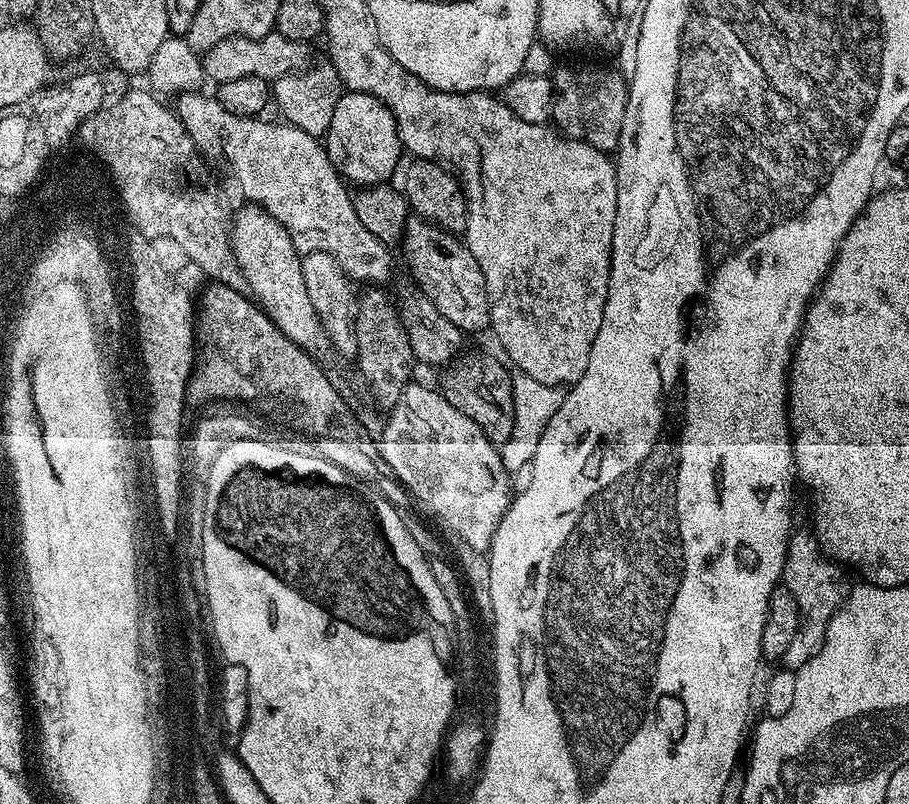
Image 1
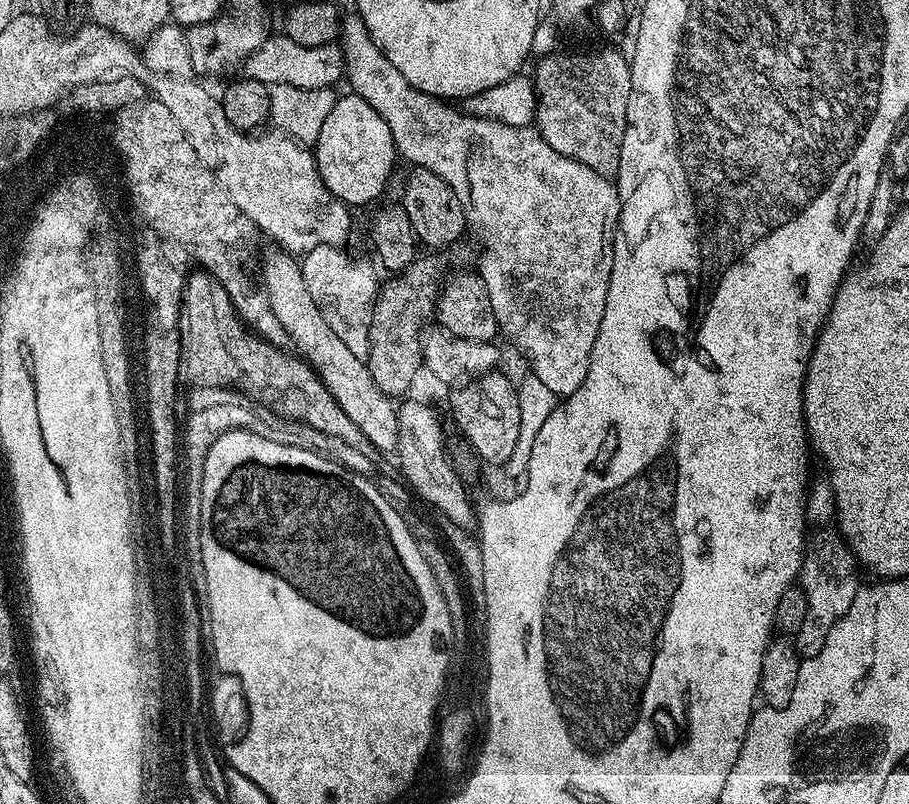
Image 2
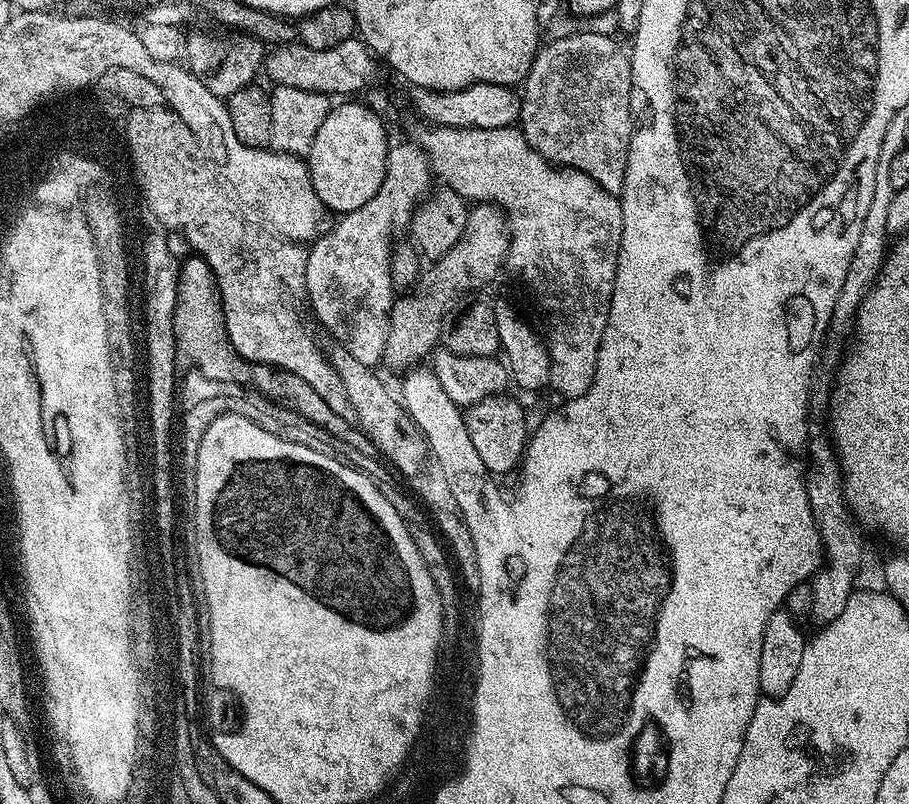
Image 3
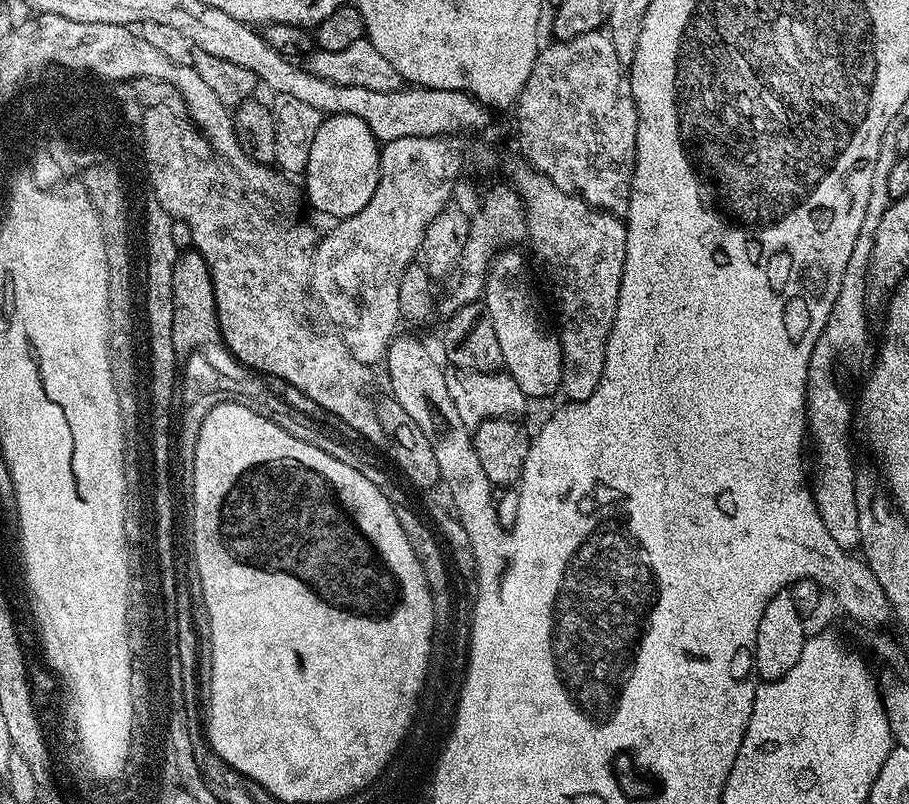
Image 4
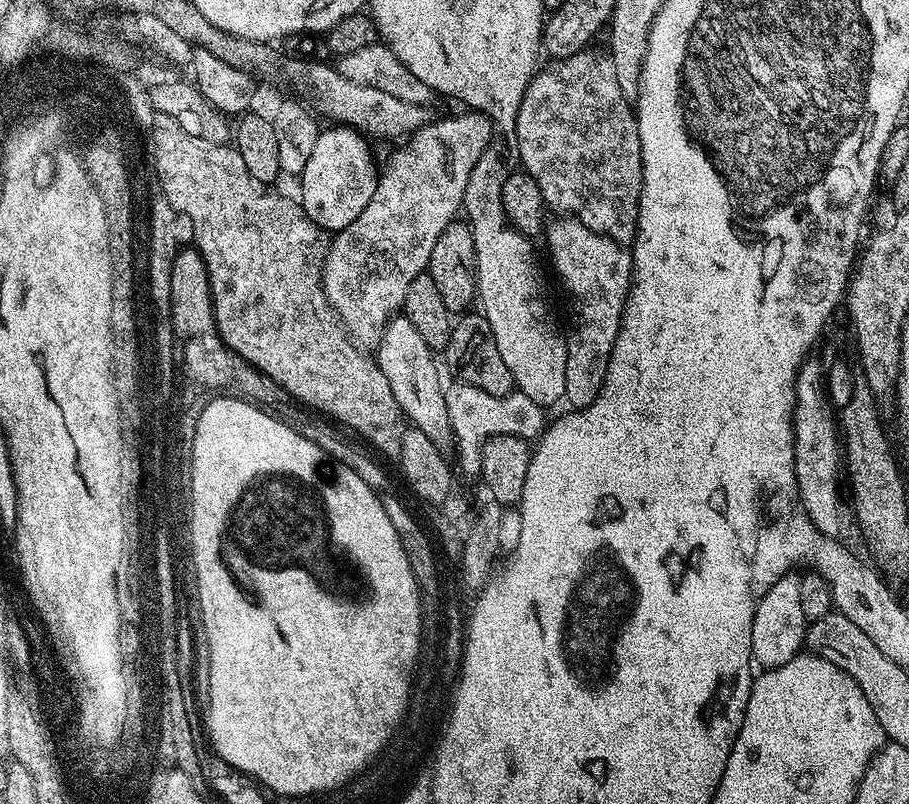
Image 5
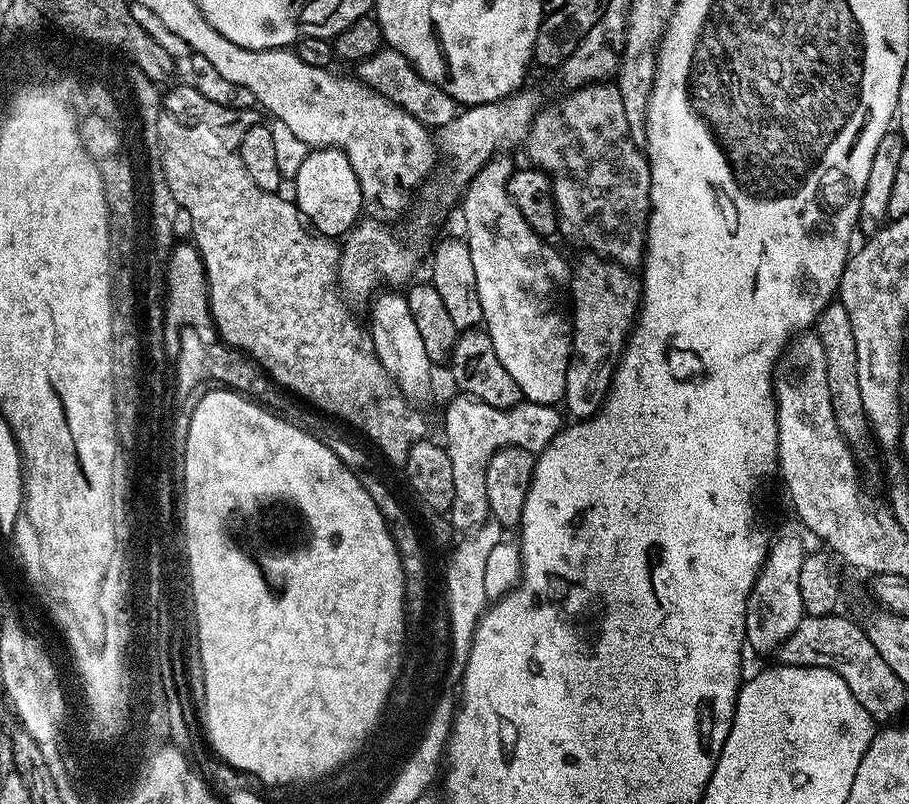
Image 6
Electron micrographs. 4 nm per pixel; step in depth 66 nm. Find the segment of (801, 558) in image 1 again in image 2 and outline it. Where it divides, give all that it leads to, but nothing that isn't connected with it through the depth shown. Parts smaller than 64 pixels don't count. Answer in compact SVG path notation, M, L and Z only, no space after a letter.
M827 479L820 480L817 484L816 481L809 483L804 497L804 518L804 561L800 567L798 586L806 594L806 618L794 634L794 643L801 657L807 658L822 650L834 622L838 622L838 618L846 614L846 610L850 610L850 602L854 602L854 594L862 584L859 574L856 573L856 555L834 523L836 499L832 485Z

